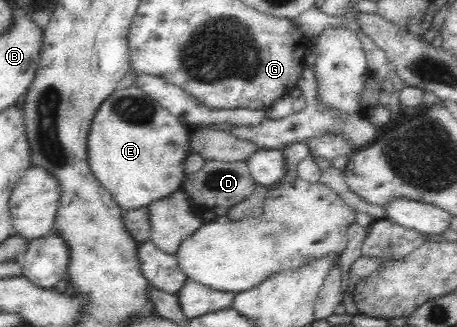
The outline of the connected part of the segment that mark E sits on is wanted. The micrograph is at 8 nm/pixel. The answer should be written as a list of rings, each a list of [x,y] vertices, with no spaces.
[[[137,85],[125,88],[119,86],[96,108],[87,133],[87,165],[101,187],[111,194],[113,201],[122,210],[146,207],[182,189],[186,178],[183,161],[191,152],[190,134],[192,128],[163,108]]]

